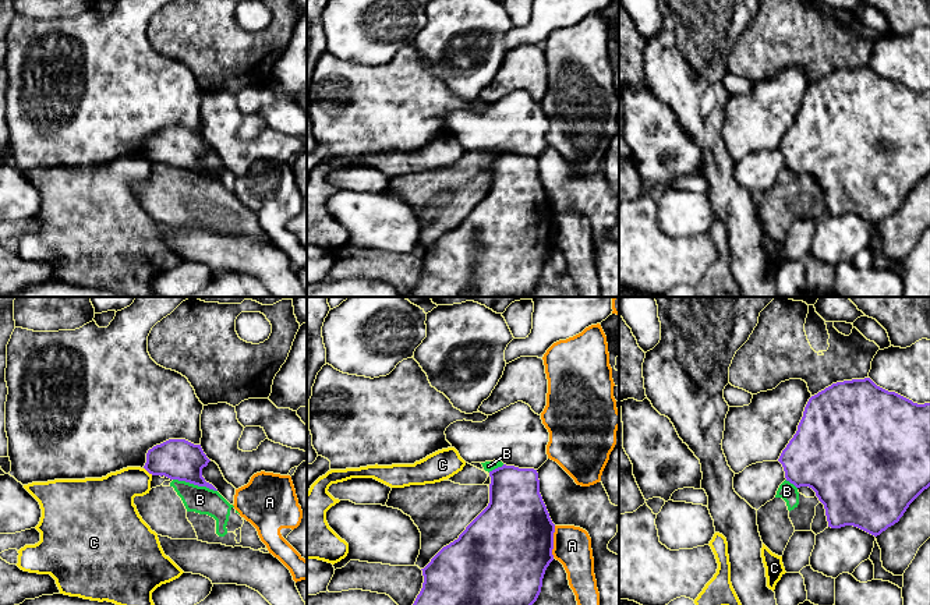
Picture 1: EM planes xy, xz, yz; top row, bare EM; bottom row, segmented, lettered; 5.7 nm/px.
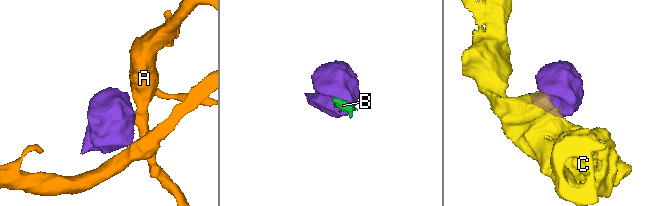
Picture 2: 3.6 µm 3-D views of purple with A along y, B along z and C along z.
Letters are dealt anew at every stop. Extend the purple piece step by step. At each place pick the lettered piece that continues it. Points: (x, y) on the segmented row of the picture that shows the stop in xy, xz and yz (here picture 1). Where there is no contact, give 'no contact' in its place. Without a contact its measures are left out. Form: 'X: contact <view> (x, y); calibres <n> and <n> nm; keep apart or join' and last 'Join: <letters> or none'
A: contact xz (552, 541); calibres 500 and 220 nm; keep apart
B: contact xy (195, 484); calibres 240 and 160 nm; keep apart
C: contact xy (148, 471); calibres 240 and 240 nm; keep apart
Join: none

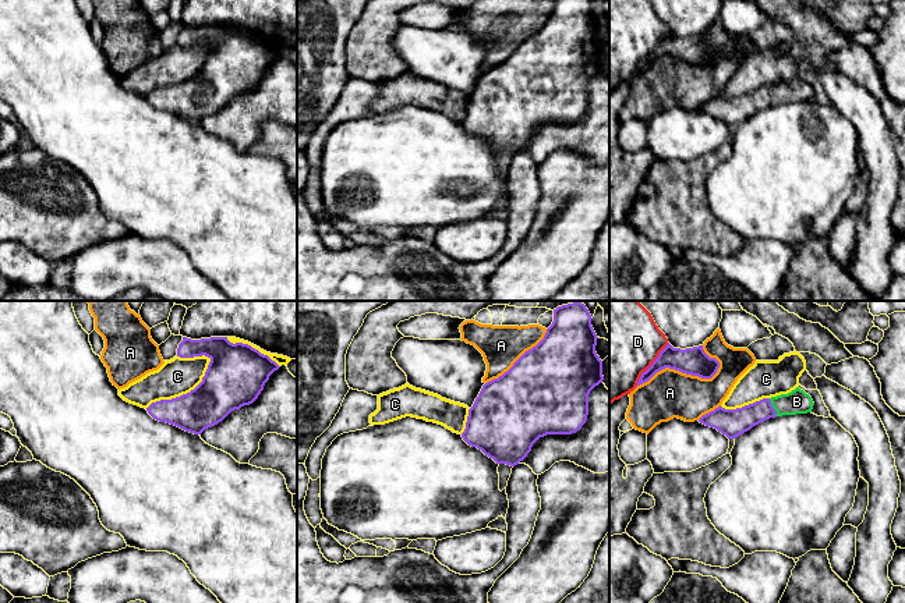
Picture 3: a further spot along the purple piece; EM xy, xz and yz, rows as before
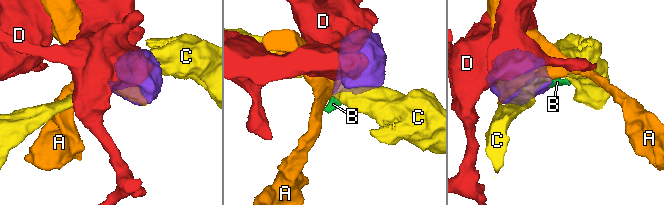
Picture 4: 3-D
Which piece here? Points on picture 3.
A: contact yz (681, 371); calibres 160 and 280 nm; keep apart
B: contact yz (771, 407); calibres 160 and 140 nm; join
C: contact xy (184, 394); calibres 280 and 220 nm; keep apart
D: contact yz (651, 365); calibres 160 and 480 nm; keep apart
Join: B

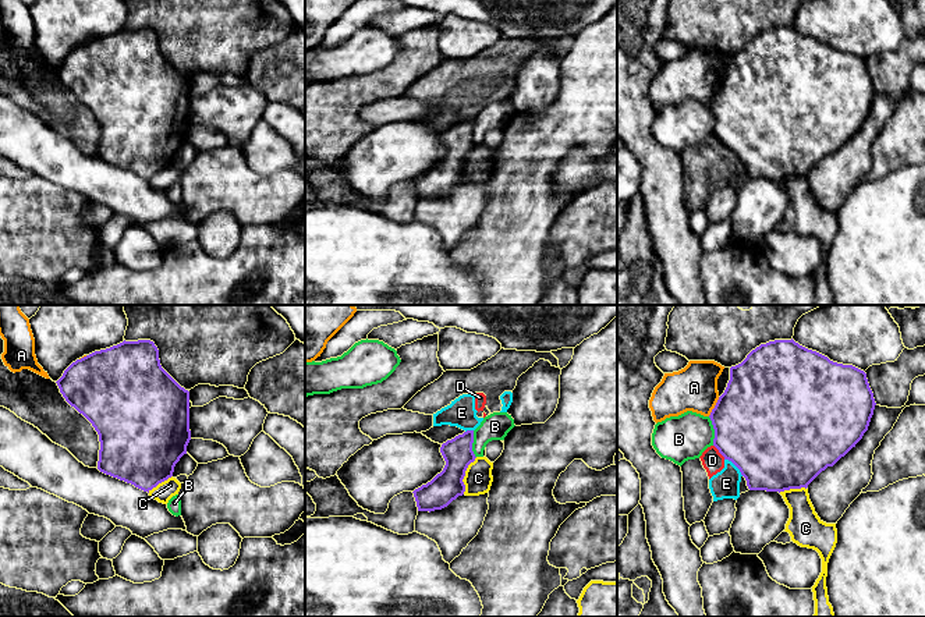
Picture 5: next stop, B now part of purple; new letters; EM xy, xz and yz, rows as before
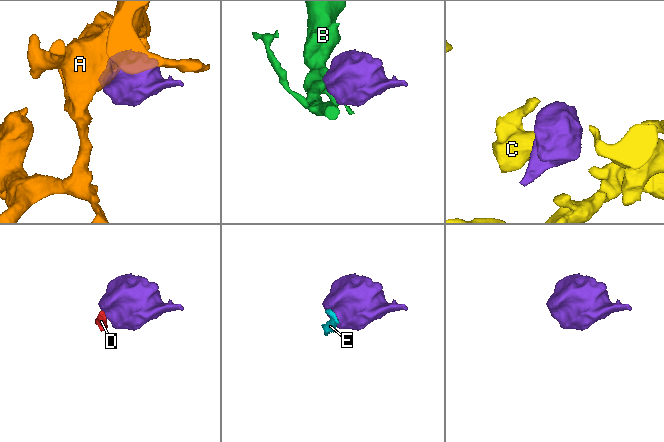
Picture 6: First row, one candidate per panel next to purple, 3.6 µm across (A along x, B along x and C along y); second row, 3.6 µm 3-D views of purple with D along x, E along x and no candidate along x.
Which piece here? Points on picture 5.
A: contact yz (715, 407); calibres 480 and 260 nm; keep apart
B: contact yz (715, 431); calibres 500 and 260 nm; keep apart
C: contact xz (464, 475); calibres 180 and 160 nm; keep apart
D: contact yz (719, 451); calibres 480 and 120 nm; keep apart
E: contact yz (734, 464); calibres 500 and 160 nm; keep apart
Join: none

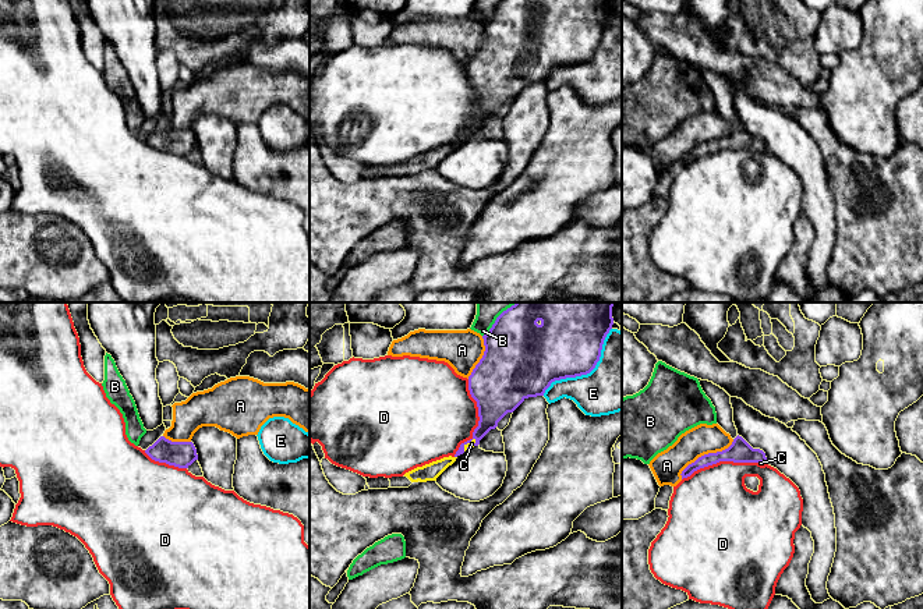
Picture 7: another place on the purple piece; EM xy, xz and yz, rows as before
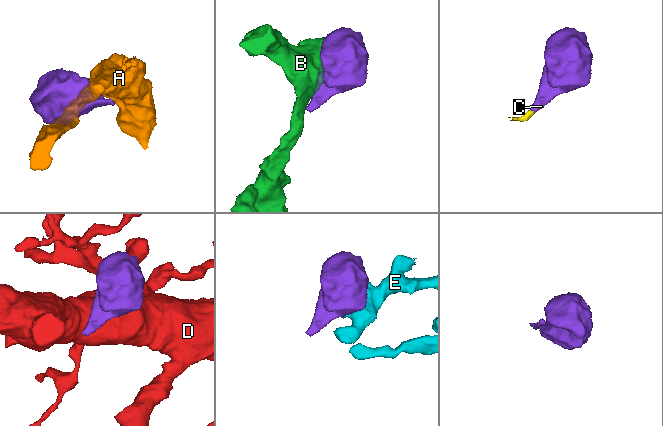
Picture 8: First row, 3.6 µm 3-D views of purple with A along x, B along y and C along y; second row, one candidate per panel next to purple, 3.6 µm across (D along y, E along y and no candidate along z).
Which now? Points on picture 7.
A: contact yz (704, 455); calibres 130 and 180 nm; keep apart
B: contact xz (497, 318); calibres 400 and 170 nm; keep apart
C: contact xz (467, 442); calibres 170 and 30 nm; join
D: contact xz (480, 420); calibres 340 and 440 nm; keep apart
E: contact xz (586, 374); calibres 400 and 340 nm; keep apart
Join: C

